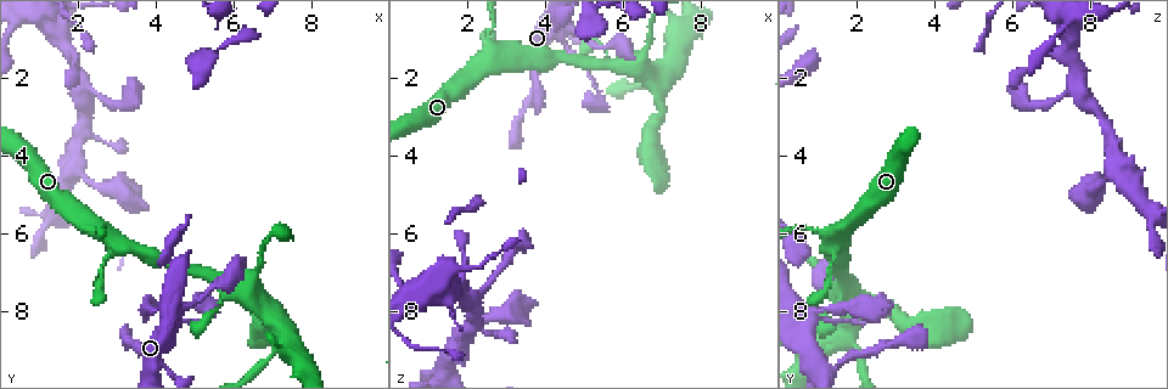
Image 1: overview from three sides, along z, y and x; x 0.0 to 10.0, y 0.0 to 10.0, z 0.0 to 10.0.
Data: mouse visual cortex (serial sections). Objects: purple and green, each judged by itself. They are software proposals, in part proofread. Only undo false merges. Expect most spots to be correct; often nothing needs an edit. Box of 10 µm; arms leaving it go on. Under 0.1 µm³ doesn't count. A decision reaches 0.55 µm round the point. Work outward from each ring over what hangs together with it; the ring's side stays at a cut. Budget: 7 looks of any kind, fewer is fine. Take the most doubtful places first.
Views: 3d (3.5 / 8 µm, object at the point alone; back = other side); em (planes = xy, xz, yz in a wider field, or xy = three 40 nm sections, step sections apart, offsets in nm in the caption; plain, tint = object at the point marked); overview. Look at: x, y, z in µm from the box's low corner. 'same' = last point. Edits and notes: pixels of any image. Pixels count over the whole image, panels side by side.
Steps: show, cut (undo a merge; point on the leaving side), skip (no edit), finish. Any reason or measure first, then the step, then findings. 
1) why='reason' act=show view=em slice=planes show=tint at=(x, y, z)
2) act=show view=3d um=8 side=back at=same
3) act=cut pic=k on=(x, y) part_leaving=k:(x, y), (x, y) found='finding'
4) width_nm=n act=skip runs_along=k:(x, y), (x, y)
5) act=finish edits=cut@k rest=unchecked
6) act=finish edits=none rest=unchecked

why='narrows sharply' act=show view=3d um=3.5 side=back at=(4.45, 8.10, 0.60)

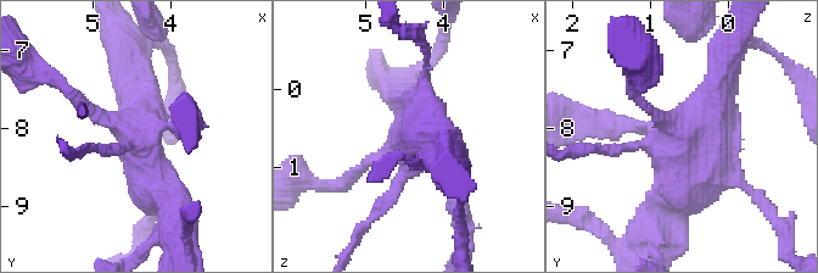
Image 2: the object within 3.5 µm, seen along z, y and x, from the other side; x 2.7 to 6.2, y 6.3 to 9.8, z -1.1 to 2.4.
act=skip runs_along=2:(181, 202), (140, 146), (181, 124) found='all the same cell'

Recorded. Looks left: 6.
act=show view=em slice=planes show=tint at=(2.60, 6.00, 1.25)

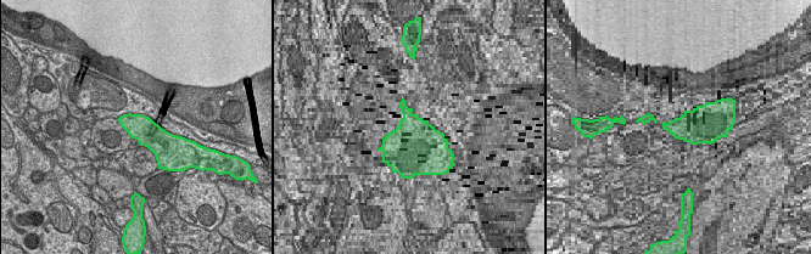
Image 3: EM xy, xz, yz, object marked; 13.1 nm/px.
act=show view=3d um=3.5 at=same

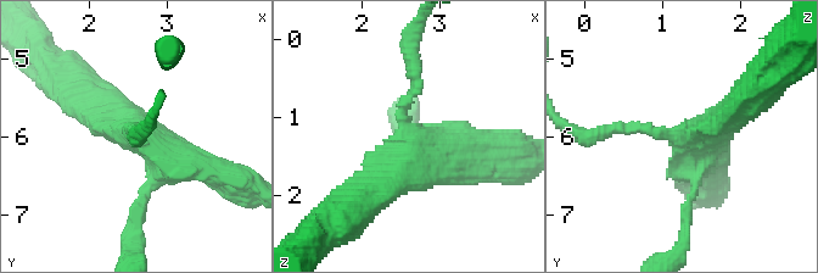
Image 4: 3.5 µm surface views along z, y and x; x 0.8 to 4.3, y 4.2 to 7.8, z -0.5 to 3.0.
act=skip runs_along=4:(111, 112), (163, 152), (242, 187) found='all the same cell'

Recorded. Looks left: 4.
why='three arms meet' act=show view=3d um=3.5 at=(5.80, 7.25, 1.65)

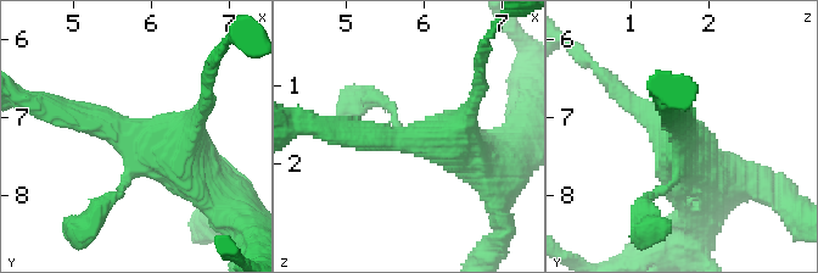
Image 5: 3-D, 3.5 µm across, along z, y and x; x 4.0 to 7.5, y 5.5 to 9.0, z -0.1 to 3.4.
why='shape alone is not enough' act=show view=em slice=xy step=5 show=tint at=(5.75, 7.25, 1.70)

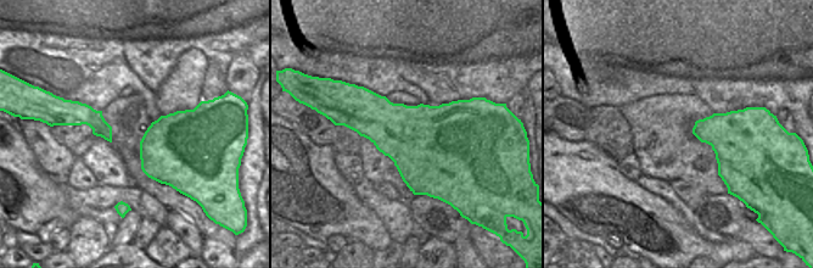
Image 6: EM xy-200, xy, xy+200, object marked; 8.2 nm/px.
act=skip runs_along=5:(60, 111), (153, 134), (202, 172) found='one cell here'

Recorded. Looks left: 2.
act=finish edits=none rest=unchecked

